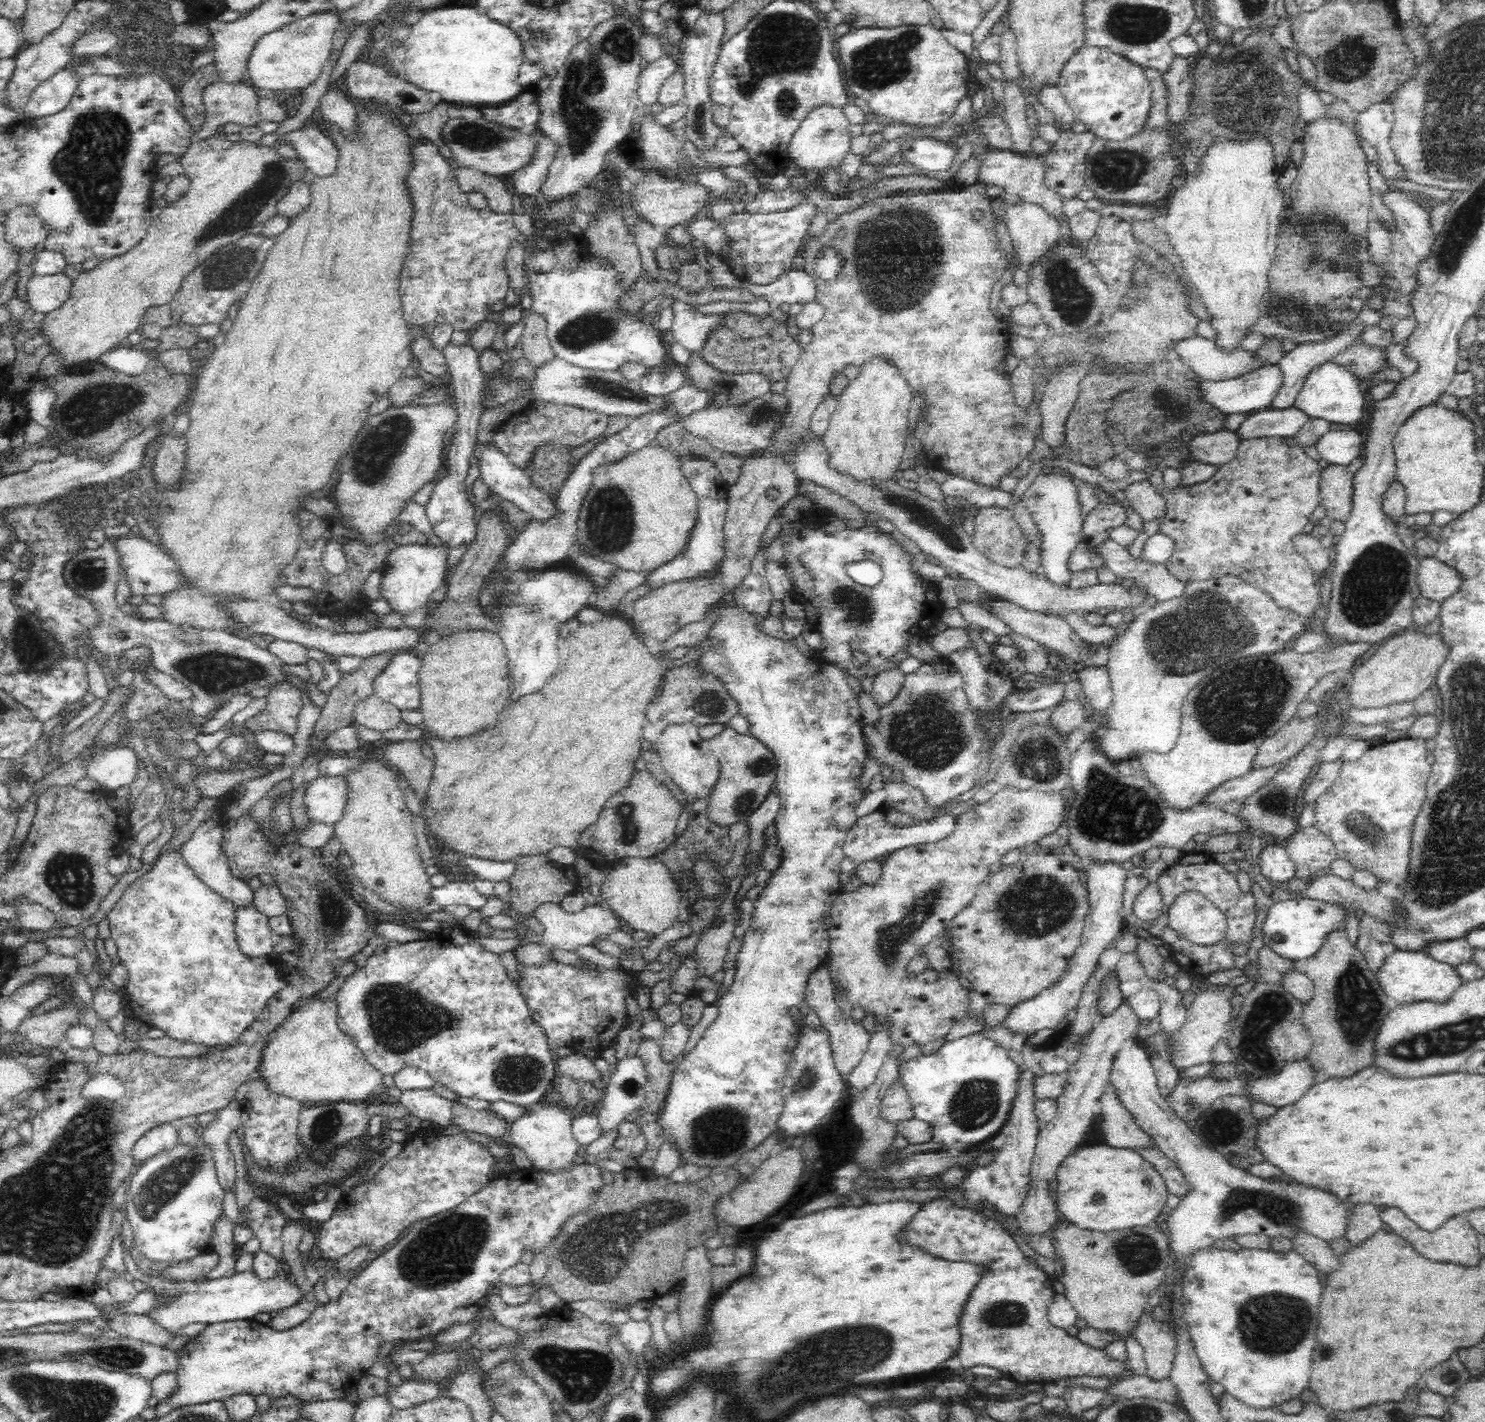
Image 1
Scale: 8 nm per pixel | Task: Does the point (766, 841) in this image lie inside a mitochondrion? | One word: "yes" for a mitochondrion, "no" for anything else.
no

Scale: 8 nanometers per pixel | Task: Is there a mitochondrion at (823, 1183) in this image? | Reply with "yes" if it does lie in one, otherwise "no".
no

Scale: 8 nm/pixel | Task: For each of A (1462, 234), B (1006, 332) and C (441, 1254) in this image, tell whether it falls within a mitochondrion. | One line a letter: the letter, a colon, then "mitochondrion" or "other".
A: mitochondrion
B: other
C: mitochondrion

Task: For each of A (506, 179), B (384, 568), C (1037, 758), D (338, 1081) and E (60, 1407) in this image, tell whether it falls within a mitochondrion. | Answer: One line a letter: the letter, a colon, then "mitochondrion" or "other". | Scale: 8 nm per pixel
A: other
B: other
C: mitochondrion
D: other
E: mitochondrion

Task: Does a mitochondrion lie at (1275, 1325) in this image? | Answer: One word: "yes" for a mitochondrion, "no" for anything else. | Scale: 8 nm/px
yes

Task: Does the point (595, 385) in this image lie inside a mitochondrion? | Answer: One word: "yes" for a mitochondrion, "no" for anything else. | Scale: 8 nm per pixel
yes

